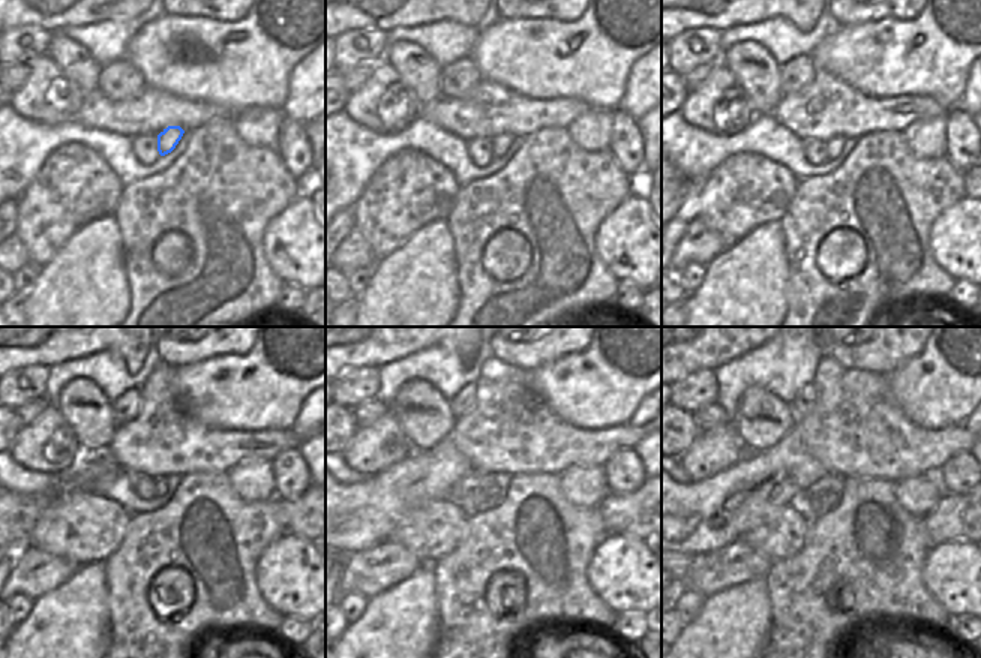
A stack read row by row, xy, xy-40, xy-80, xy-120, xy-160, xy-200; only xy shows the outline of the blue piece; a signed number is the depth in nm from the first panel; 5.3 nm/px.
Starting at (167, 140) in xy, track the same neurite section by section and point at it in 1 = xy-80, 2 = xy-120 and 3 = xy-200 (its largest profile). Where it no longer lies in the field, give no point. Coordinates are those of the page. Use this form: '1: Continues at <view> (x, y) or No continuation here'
1: Continues at xy-80 (834, 146)
2: Continues at xy-120 (159, 483)
3: Continues at xy-200 (833, 499).

